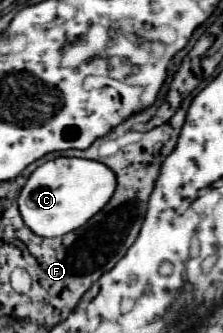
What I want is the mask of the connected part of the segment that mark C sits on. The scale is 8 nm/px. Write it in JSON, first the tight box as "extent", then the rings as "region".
{"extent":[17,157,117,237],"region":[[[57,157],[39,165],[27,179],[19,193],[17,205],[25,225],[39,237],[61,237],[85,225],[95,213],[99,213],[111,199],[117,187],[113,171],[91,159]]]}

